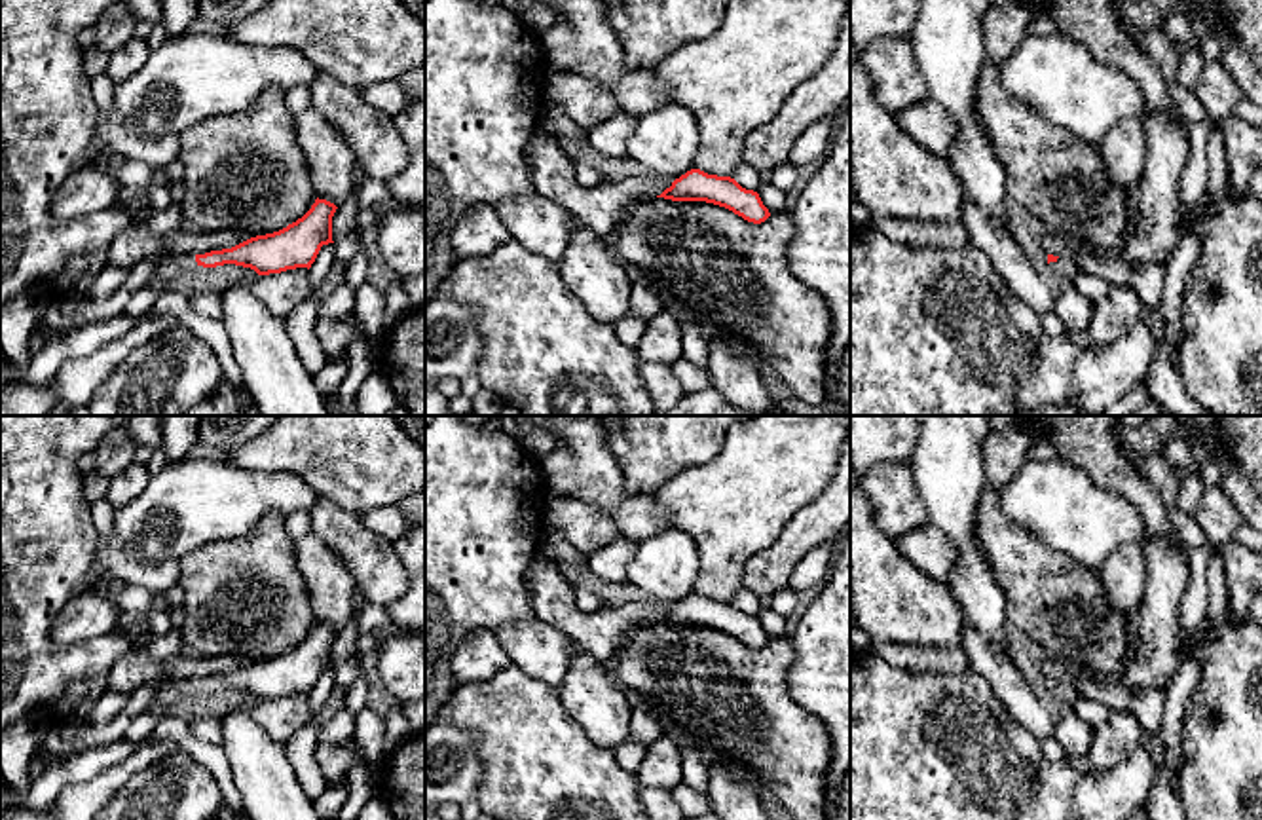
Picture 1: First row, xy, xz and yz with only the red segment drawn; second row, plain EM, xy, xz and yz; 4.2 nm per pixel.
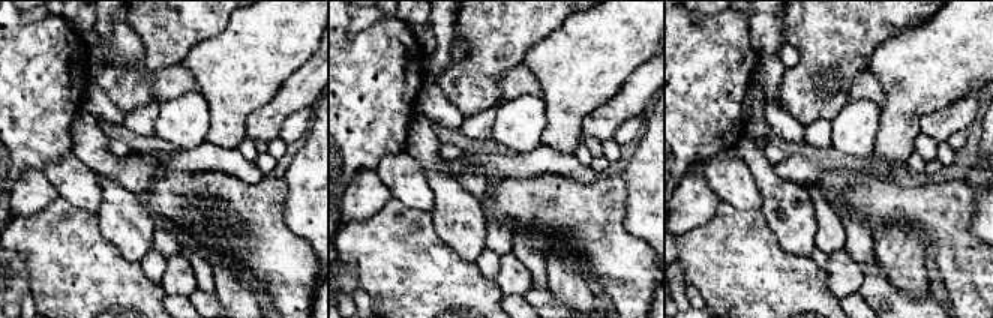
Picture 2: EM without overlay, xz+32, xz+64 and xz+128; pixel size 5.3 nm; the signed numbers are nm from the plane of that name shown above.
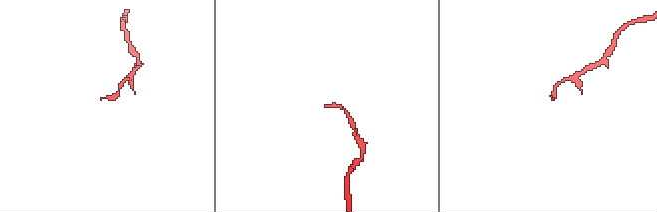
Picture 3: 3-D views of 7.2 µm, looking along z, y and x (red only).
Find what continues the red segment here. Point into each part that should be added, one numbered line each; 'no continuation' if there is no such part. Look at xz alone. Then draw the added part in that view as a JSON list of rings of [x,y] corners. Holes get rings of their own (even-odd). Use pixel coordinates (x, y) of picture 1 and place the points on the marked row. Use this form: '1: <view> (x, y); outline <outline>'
no continuation

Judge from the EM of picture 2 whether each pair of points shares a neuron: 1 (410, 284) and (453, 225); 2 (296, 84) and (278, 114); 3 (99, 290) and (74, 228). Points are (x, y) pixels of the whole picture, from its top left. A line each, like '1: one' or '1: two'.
1: two
2: one
3: one

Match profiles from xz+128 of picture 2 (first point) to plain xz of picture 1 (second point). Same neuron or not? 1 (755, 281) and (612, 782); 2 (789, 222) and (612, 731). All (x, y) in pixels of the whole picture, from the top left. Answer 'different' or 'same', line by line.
1: same
2: same

